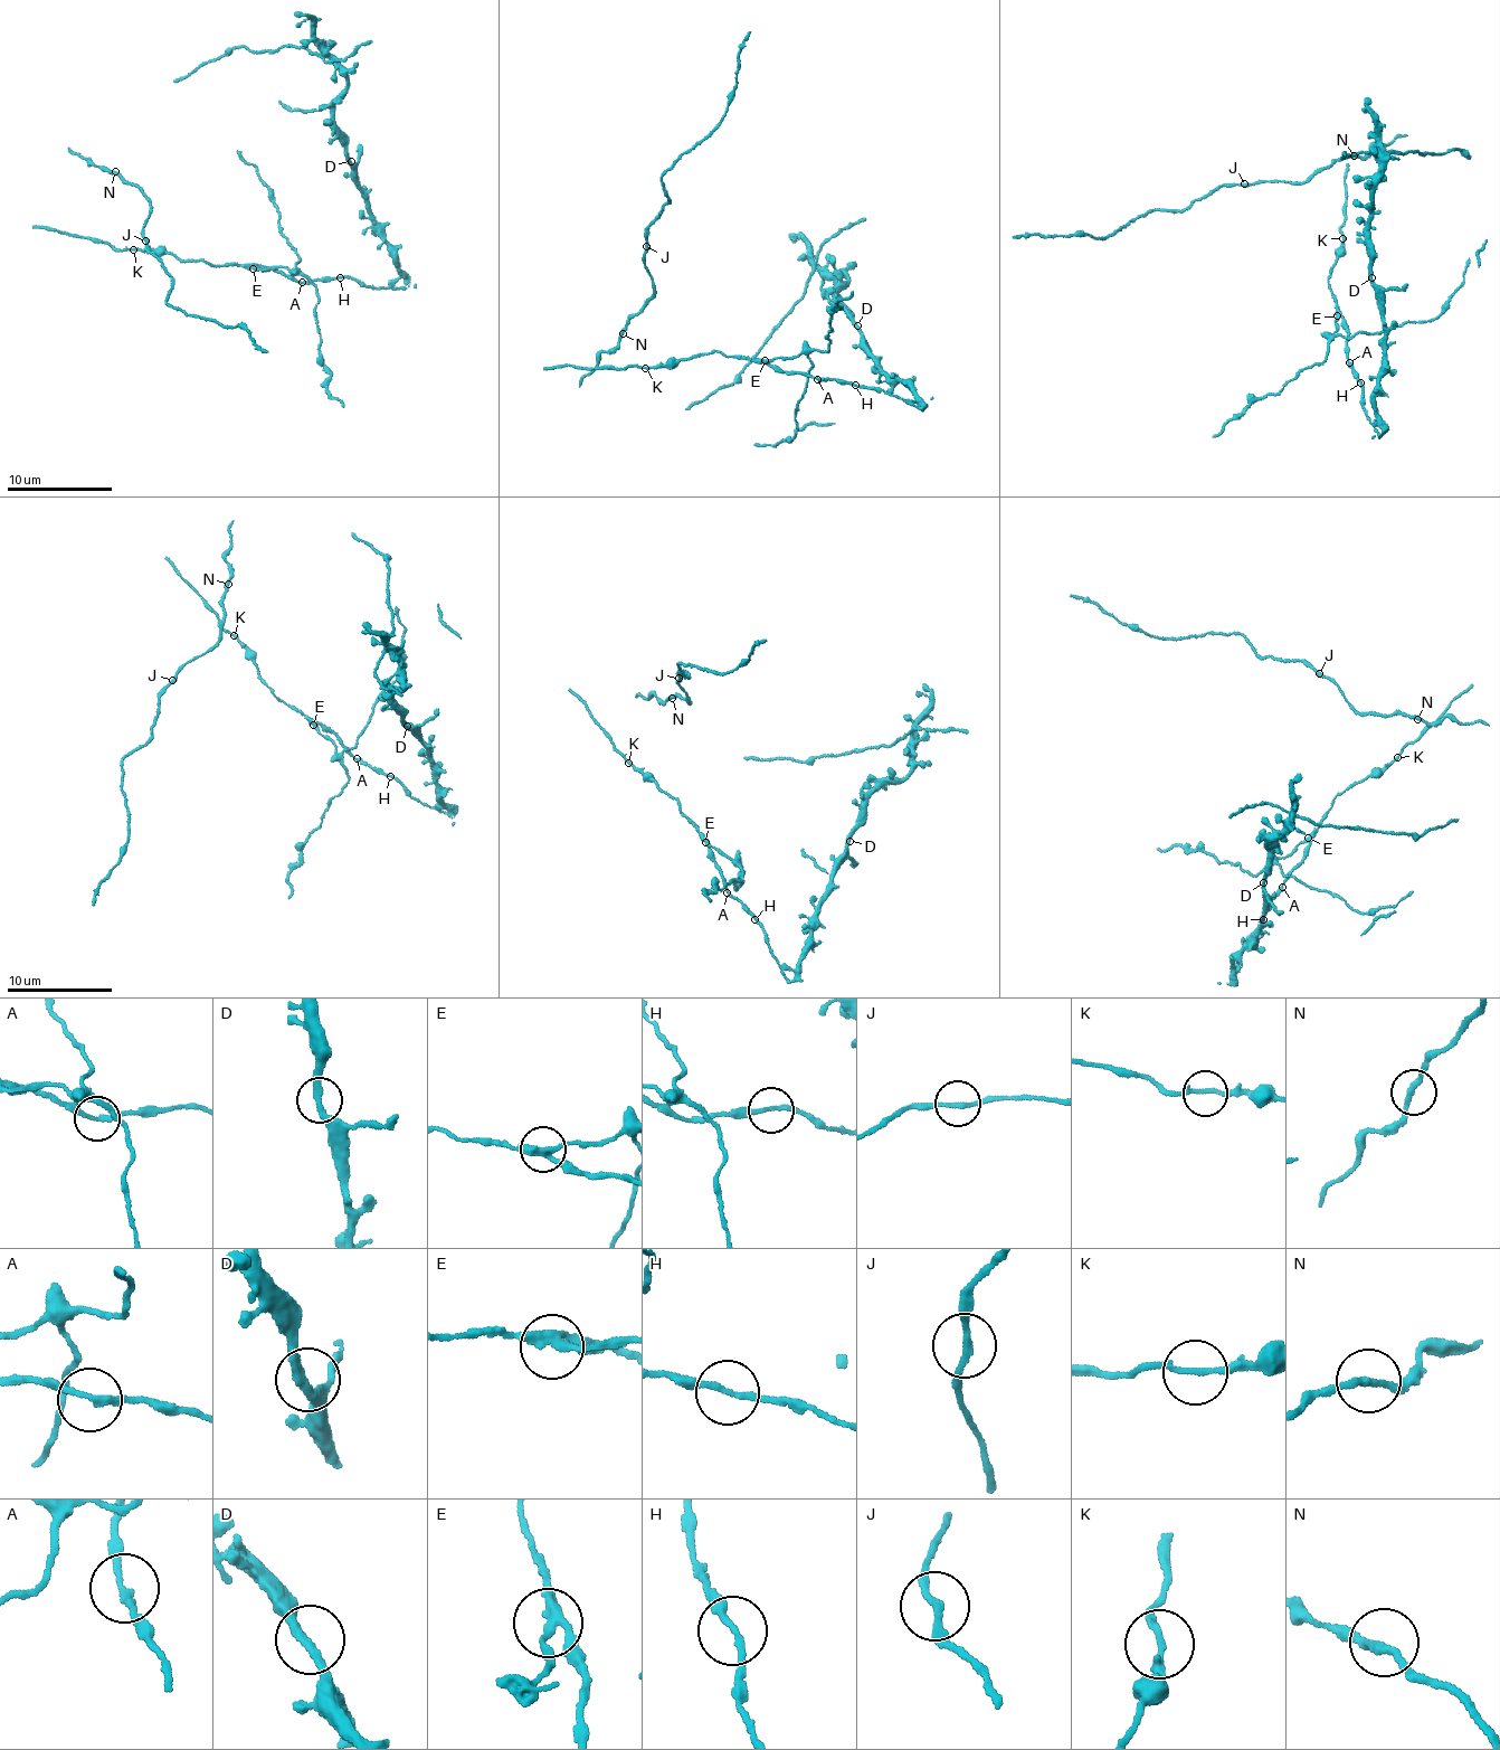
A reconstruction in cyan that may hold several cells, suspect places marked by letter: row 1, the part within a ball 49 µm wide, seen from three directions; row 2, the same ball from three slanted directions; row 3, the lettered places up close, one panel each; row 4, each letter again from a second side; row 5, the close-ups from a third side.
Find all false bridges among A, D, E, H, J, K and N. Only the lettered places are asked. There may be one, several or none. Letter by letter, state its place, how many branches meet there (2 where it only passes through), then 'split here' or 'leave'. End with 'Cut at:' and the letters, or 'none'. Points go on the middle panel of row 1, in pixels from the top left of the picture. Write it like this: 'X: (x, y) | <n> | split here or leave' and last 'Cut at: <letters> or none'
A: (817, 379) | 2 | leave
D: (857, 325) | 2 | leave
E: (765, 360) | 3 | split here
H: (855, 385) | 2 | leave
J: (646, 246) | 2 | leave
K: (645, 368) | 2 | leave
N: (623, 333) | 2 | leave
Cut at: E

